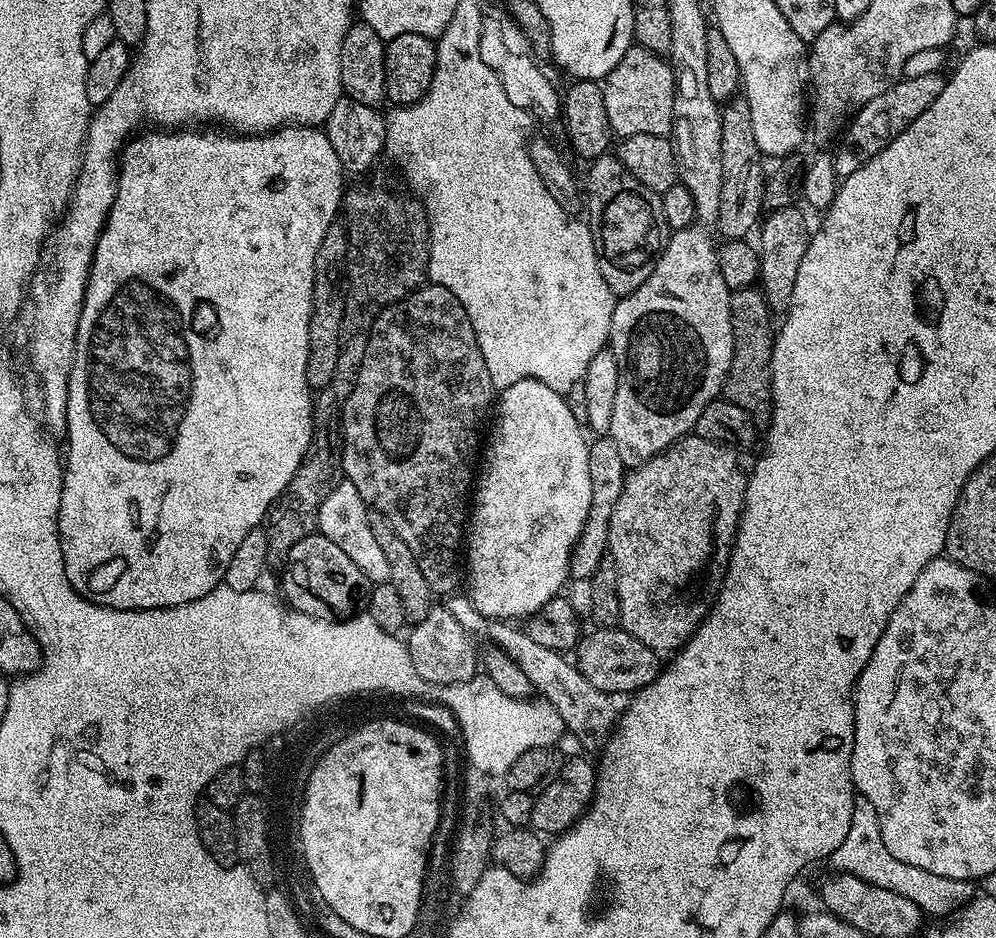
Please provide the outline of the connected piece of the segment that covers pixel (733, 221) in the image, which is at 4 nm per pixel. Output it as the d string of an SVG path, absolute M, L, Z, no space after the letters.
M737 94L721 107L722 122L722 202L718 206L718 232L724 240L743 240L753 235L765 211L765 161L754 138L750 106L743 95Z

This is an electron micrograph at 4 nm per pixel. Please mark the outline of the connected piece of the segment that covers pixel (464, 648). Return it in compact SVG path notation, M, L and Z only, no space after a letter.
M434 606L430 614L426 614L426 618L411 625L406 643L414 670L423 678L425 685L466 684L475 677L472 675L475 674L476 668L478 672L478 648L477 652L475 648L477 645L473 637L469 636L466 630L462 630L462 626L458 626L454 614L450 614L446 606Z

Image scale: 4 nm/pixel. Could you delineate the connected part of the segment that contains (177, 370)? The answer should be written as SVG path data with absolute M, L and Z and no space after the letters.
M289 126L289 127L286 127L286 128L277 128L277 129L276 129L276 131L275 131L275 132L266 132L266 133L263 133L263 134L224 134L224 135L228 135L228 136L219 136L219 134L218 134L218 133L216 133L216 132L219 132L219 131L216 131L216 130L172 130L172 131L168 131L168 130L144 130L144 131L141 131L141 132L140 132L140 133L139 133L139 134L136 134L136 135L133 135L133 136L132 136L132 137L131 137L131 139L129 139L129 140L128 140L128 141L127 141L127 143L125 143L125 145L124 145L124 147L123 147L123 149L122 149L122 151L121 151L121 152L120 152L120 153L119 153L119 156L118 156L118 175L117 175L117 178L116 178L116 197L115 197L115 198L114 198L114 202L113 202L113 203L112 203L112 208L111 208L111 210L109 210L109 212L108 212L108 221L106 221L106 223L105 223L105 224L104 224L104 228L103 228L103 230L101 230L101 232L100 232L100 237L99 237L99 238L98 238L98 242L97 242L97 243L96 243L96 249L95 249L95 250L94 250L94 254L93 254L93 255L92 255L92 269L91 269L91 270L90 270L90 274L89 274L89 275L88 275L88 285L87 285L87 286L86 286L86 294L85 294L85 295L84 295L84 301L83 301L83 302L82 302L82 314L81 314L81 315L80 315L80 317L79 317L79 318L78 318L78 336L77 336L77 338L76 338L76 349L75 349L75 350L74 350L74 362L73 362L73 363L72 363L72 369L71 369L71 370L70 370L70 374L69 374L69 375L68 375L68 397L67 397L67 398L66 398L66 422L67 422L67 423L68 423L68 426L67 426L67 429L66 429L66 441L67 441L67 440L68 440L68 452L67 452L67 448L66 448L66 459L65 459L65 460L64 460L64 461L63 461L63 464L62 464L62 467L63 467L63 469L64 469L64 481L63 481L63 482L62 482L62 490L61 490L61 491L60 491L60 517L59 517L59 518L58 518L58 530L59 530L59 531L60 531L60 545L61 545L61 546L62 546L62 558L63 558L63 559L64 559L64 569L65 569L65 570L66 570L66 578L70 578L70 586L74 586L74 590L75 590L75 591L76 591L76 592L77 592L77 593L78 593L78 594L82 594L82 595L83 595L83 596L84 596L84 597L86 597L86 598L87 598L87 599L88 599L88 600L93 600L93 601L94 601L94 602L95 602L95 604L101 604L101 605L102 605L102 606L106 606L106 607L107 607L107 608L169 608L169 607L170 607L170 606L178 606L178 605L179 605L179 604L181 604L181 603L182 603L182 602L194 602L194 598L202 598L202 597L203 597L203 596L205 596L205 595L206 595L206 594L210 594L210 593L211 593L211 592L212 592L212 591L213 591L213 590L215 590L215 588L219 588L219 587L221 587L221 584L222 584L222 581L223 581L223 579L224 579L224 575L225 575L225 574L226 574L226 570L227 570L227 566L229 566L229 564L230 564L230 560L231 560L231 558L233 558L233 557L234 557L234 552L235 552L235 551L236 551L236 549L237 549L237 548L238 548L238 546L239 546L239 545L241 545L241 543L242 543L242 538L245 538L245 537L246 537L246 534L248 534L248 533L249 533L249 532L251 532L251 531L254 531L254 530L256 530L256 529L259 529L259 528L260 528L260 527L261 527L261 524L262 524L262 521L263 521L263 520L264 520L264 519L265 519L265 517L267 517L267 515L268 515L268 513L269 513L269 511L270 511L270 509L271 509L271 507L272 507L272 505L273 505L273 504L275 504L275 503L276 503L276 501L277 501L277 500L279 500L279 498L280 498L280 496L281 496L281 495L282 495L282 493L284 493L284 491L285 491L285 490L286 490L286 486L287 486L287 485L288 485L288 483L289 483L289 482L290 482L290 478L294 478L294 474L295 474L295 473L296 473L296 471L297 471L297 470L298 470L298 466L299 466L299 465L300 465L300 464L301 464L301 462L303 462L303 461L304 461L304 456L305 456L305 454L306 454L306 453L307 453L307 452L308 452L308 447L309 447L309 446L310 446L310 445L312 445L312 433L313 433L313 430L312 430L312 406L313 406L313 403L314 403L314 396L313 396L313 393L312 393L312 392L311 392L311 391L310 391L310 389L309 389L309 387L308 387L308 379L307 379L307 378L306 378L306 362L307 362L307 361L308 361L308 343L309 343L309 342L310 342L310 314L311 314L311 313L312 313L312 295L313 295L313 294L314 294L314 258L315 258L315 257L316 257L316 255L317 255L317 254L318 254L318 246L322 246L322 238L326 238L326 230L330 230L330 229L331 229L331 228L332 228L332 225L333 225L333 224L335 224L335 223L337 223L337 220L338 220L338 213L339 213L339 212L340 212L340 211L341 211L341 208L342 208L342 201L343 201L343 199L344 199L344 194L345 194L345 191L346 191L346 185L344 185L344 177L346 177L346 171L345 171L345 169L344 169L344 167L343 167L343 165L341 165L341 164L340 164L340 162L339 162L339 160L338 160L338 155L336 155L336 153L335 153L335 152L334 152L334 147L332 147L332 145L331 145L331 144L330 144L330 138L328 138L328 137L327 137L327 134L326 134L326 132L325 132L325 131L324 131L324 130L321 130L321 129L320 129L320 128L319 128L319 127L316 127L316 126Z

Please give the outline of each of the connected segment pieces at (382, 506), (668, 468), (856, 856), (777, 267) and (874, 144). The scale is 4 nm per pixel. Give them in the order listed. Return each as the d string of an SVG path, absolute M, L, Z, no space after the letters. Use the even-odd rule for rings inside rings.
M431 282L425 283L423 286L416 289L416 291L411 292L408 296L403 296L398 302L394 302L390 306L386 306L378 314L378 318L374 322L372 327L372 332L368 336L368 343L364 345L364 357L360 363L360 369L356 375L356 383L352 386L352 393L350 398L344 400L344 406L342 409L342 472L350 483L354 486L354 490L358 490L358 494L362 494L365 504L368 505L369 509L374 512L382 513L385 518L392 523L394 530L398 530L398 538L402 538L402 542L406 542L406 546L410 546L410 550L414 550L414 558L418 558L418 570L422 570L422 574L426 577L426 586L430 586L430 590L434 594L452 594L457 591L456 588L461 587L462 584L462 568L460 568L456 563L461 563L462 560L462 545L466 540L466 513L470 508L470 489L474 484L474 469L478 464L478 453L482 448L482 440L480 444L480 427L484 424L484 419L488 416L488 407L494 404L494 389L492 383L490 382L490 370L486 370L486 358L482 358L482 350L478 346L478 338L474 334L474 326L470 322L470 318L466 314L466 310L458 302L458 298L454 298L454 294L449 288L443 288L440 284L434 284Z
M689 434L670 445L665 452L659 452L646 463L631 469L624 477L624 489L614 502L614 514L610 514L610 534L608 535L608 556L618 570L618 610L620 611L619 627L628 632L638 642L650 646L650 650L661 654L675 654L683 648L685 642L696 633L696 627L707 617L712 603L720 593L724 575L728 572L728 560L732 556L732 545L736 542L736 530L740 526L740 516L744 512L744 499L748 489L748 479L752 473L753 457L739 448L729 448L715 444L706 438Z
M876 816L872 820L872 828L864 828L864 830L850 828L846 842L842 842L842 846L838 846L836 856L840 858L848 856L843 865L848 870L862 870L864 874L882 870L884 872L884 888L894 890L894 894L902 894L906 898L910 898L910 902L917 904L929 917L947 918L958 909L963 908L974 896L973 885L969 881L958 878L942 878L942 874L930 874L930 870L918 870L914 882L908 880L906 862L898 862L898 858L894 858L894 854L890 854L890 850L886 850L880 833L880 823ZM868 848L880 848L880 850L868 850Z
M789 206L769 211L759 225L758 236L759 232L760 278L758 284L773 313L784 314L787 313L794 298L794 282L798 282L798 266L802 266L802 258L806 258L810 227L808 228L803 214L796 209L796 206Z
M940 72L934 74L922 74L922 78L901 78L896 83L890 85L885 92L878 94L878 98L870 98L870 102L859 105L855 109L856 117L852 121L847 121L842 135L839 137L840 145L834 148L834 163L837 177L843 178L854 174L874 154L878 154L886 147L922 110L926 110L938 98L938 94L944 88L945 77Z

